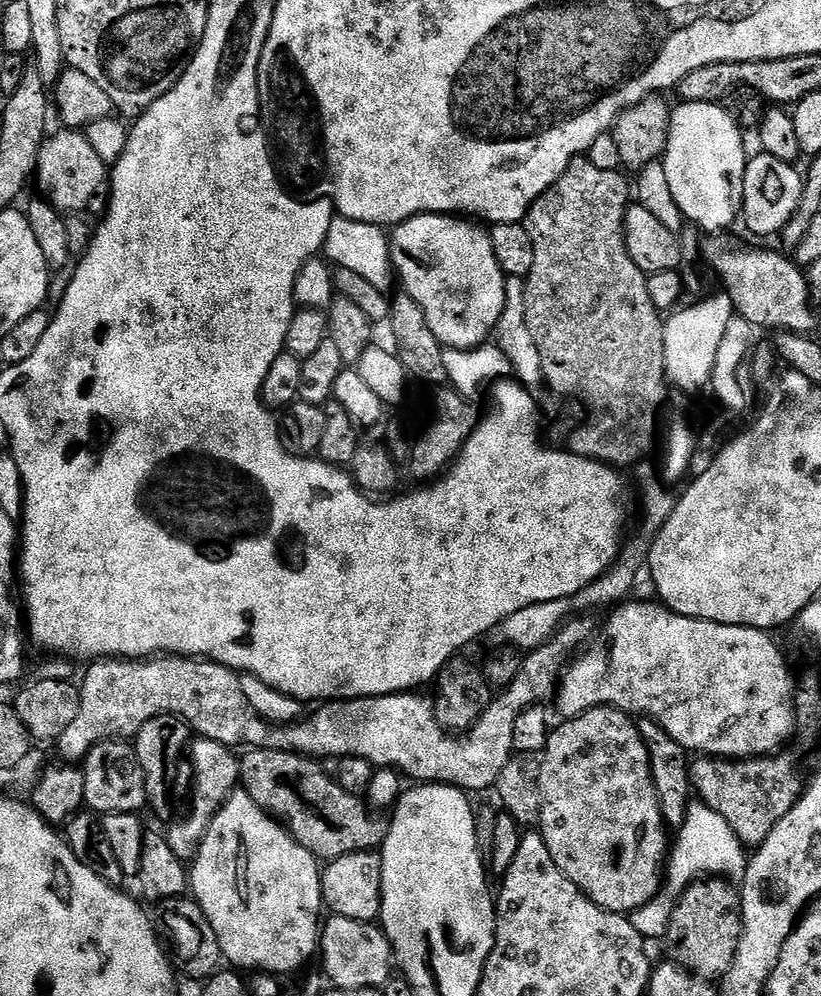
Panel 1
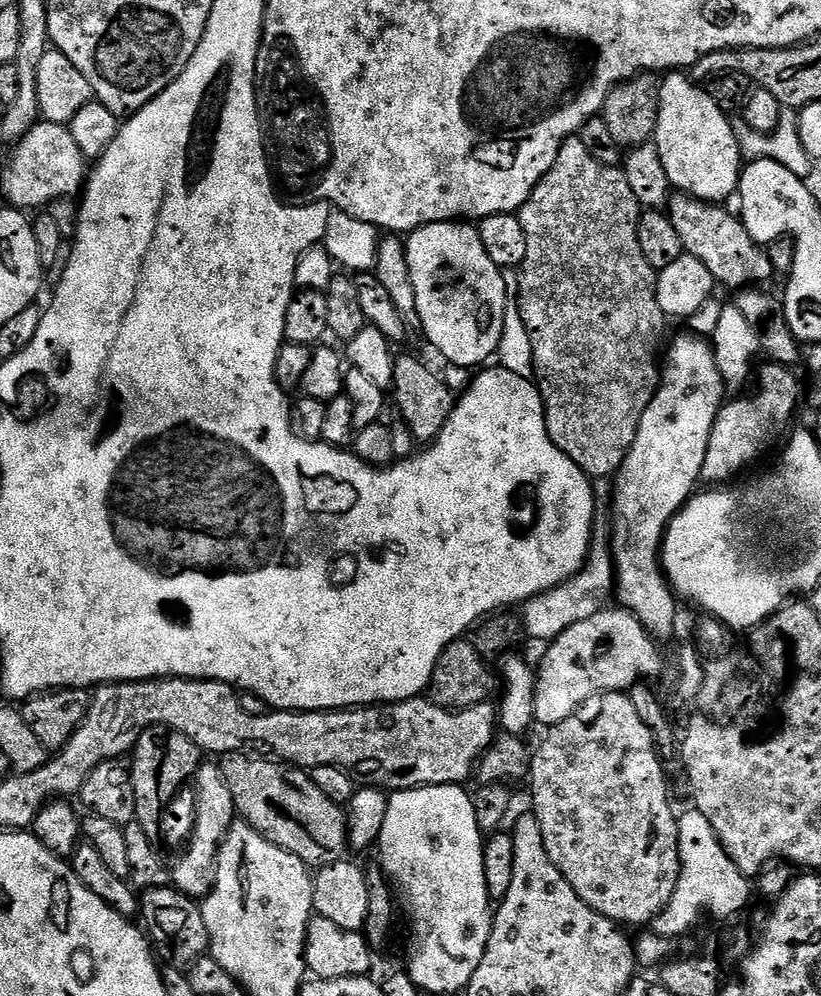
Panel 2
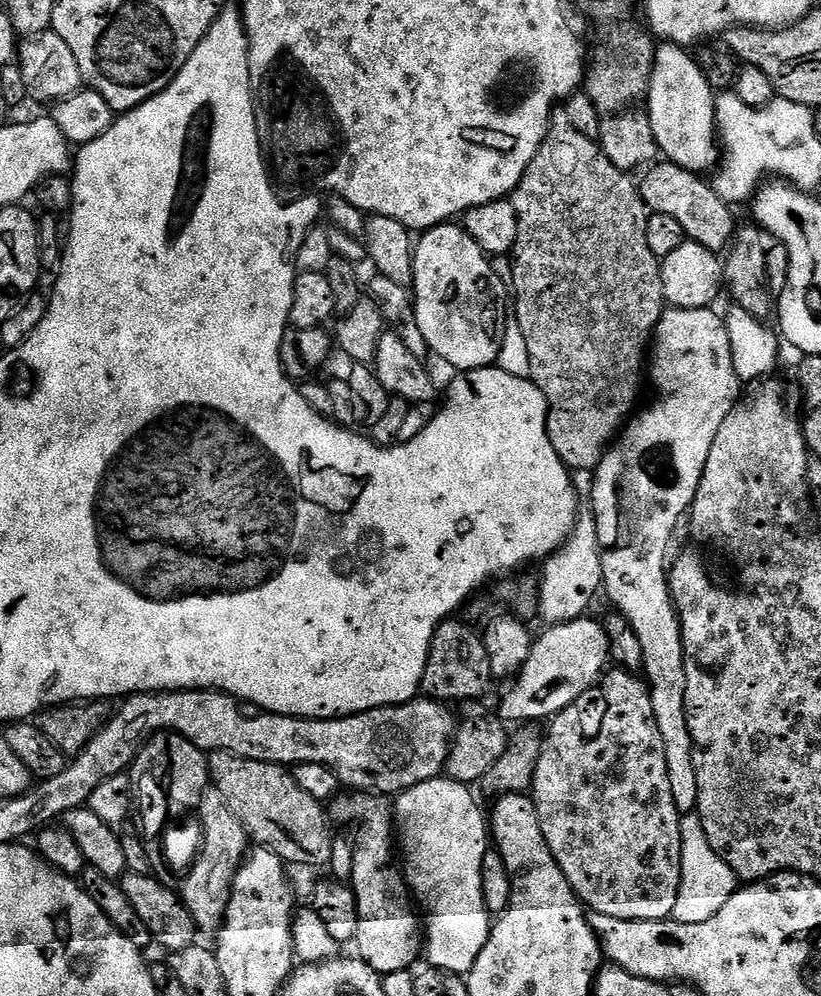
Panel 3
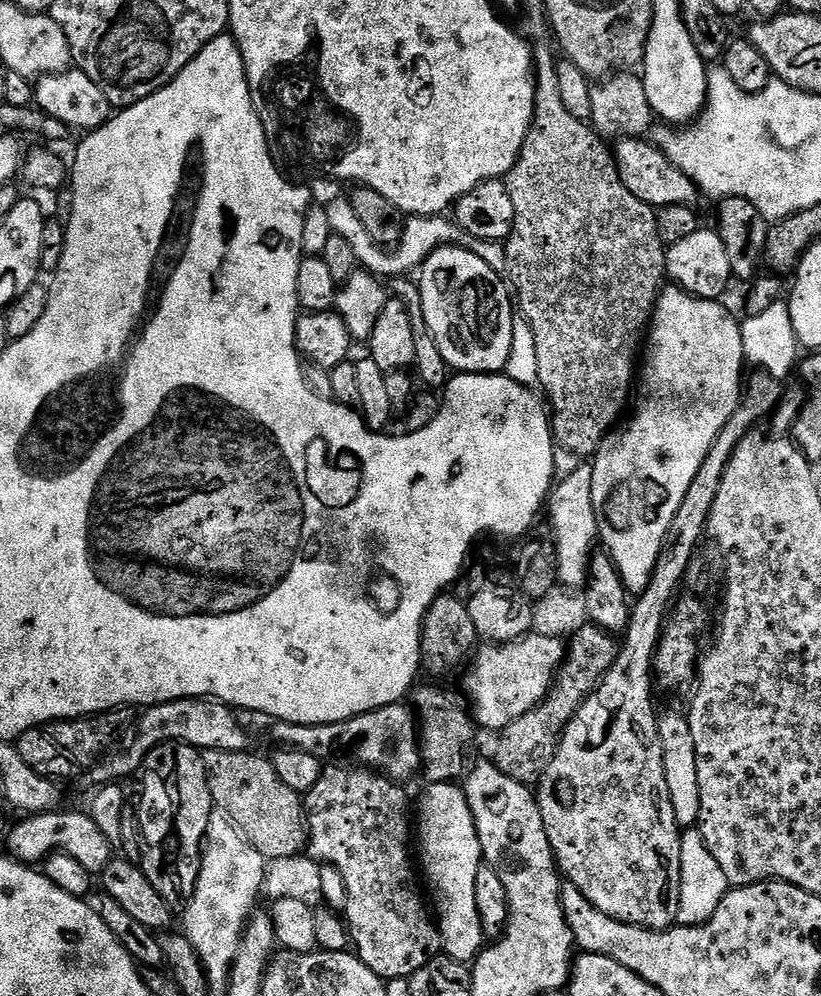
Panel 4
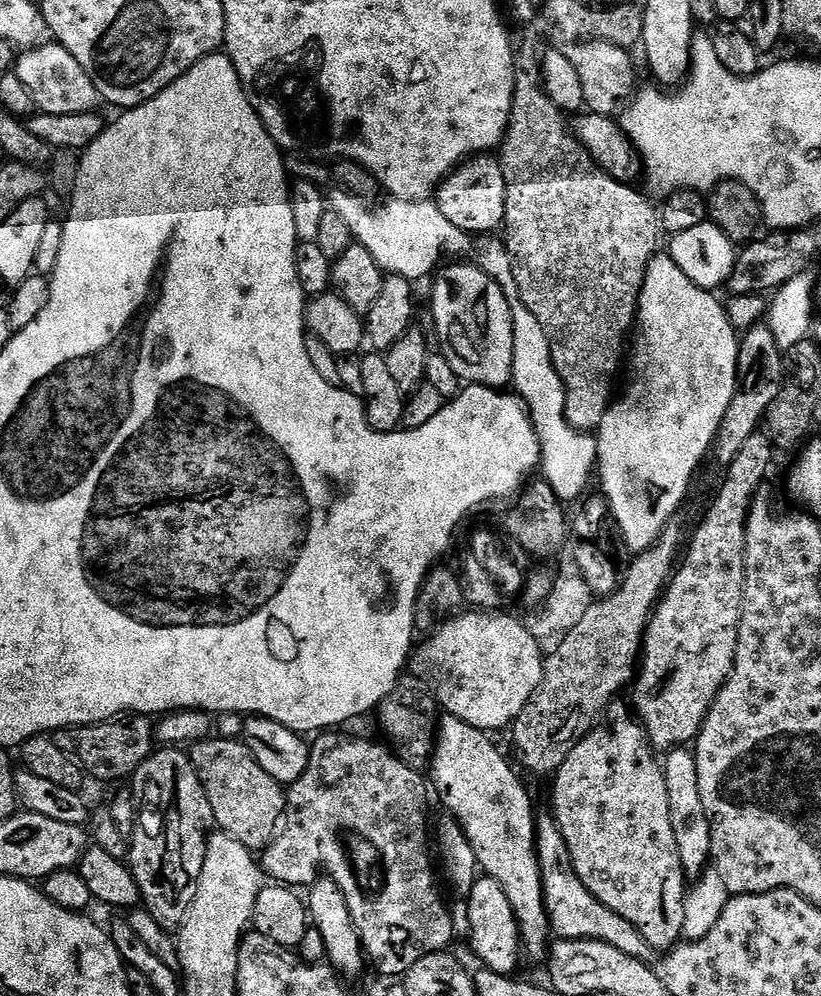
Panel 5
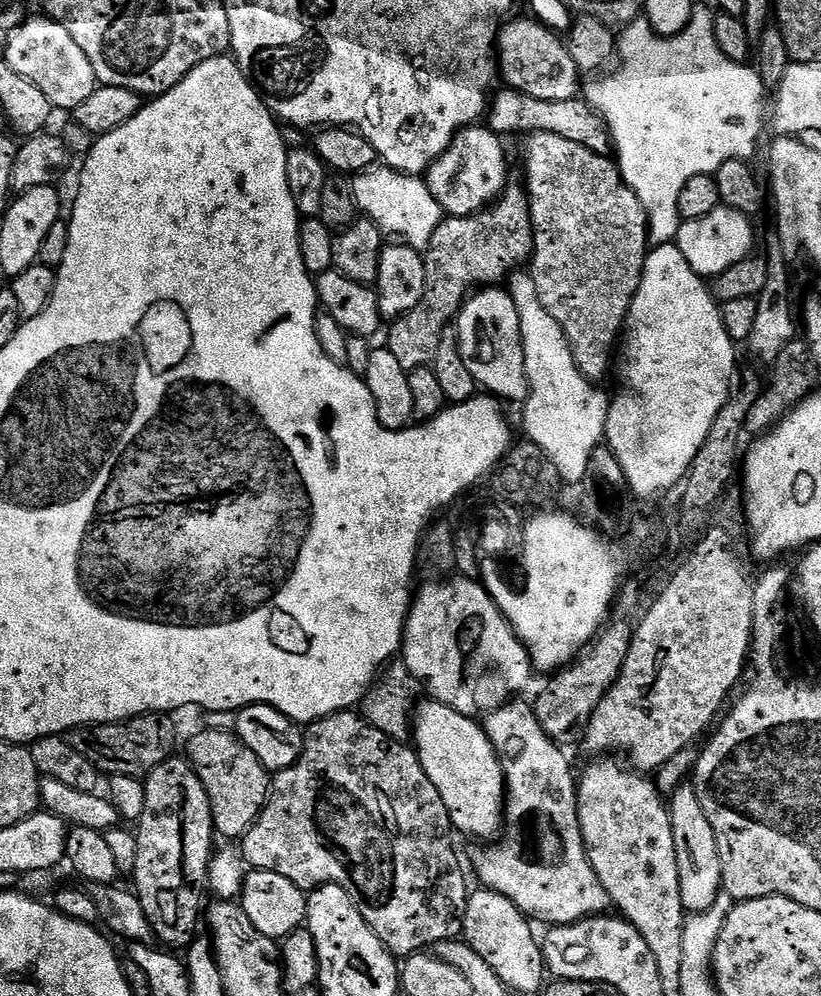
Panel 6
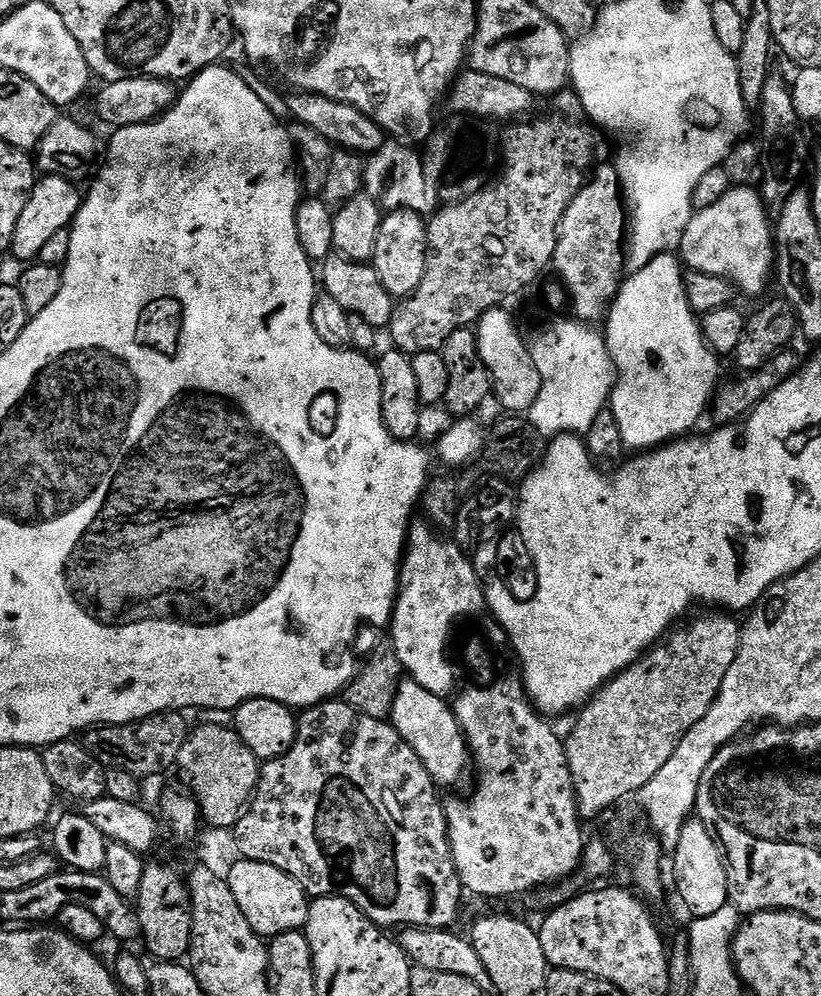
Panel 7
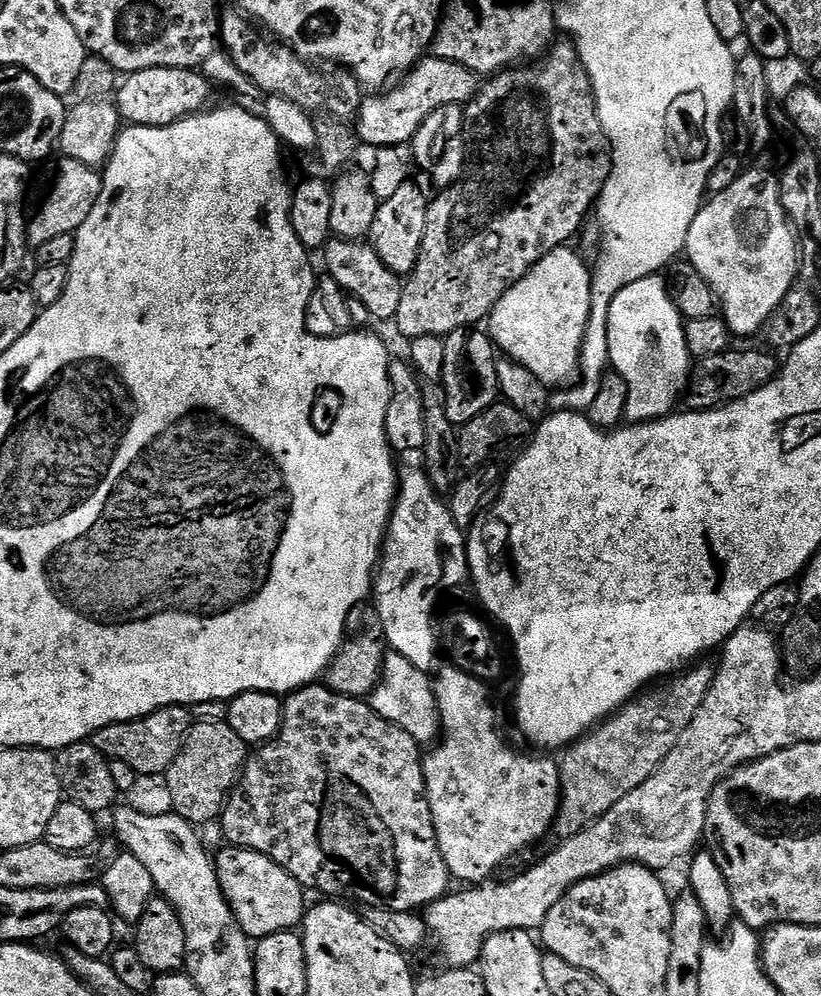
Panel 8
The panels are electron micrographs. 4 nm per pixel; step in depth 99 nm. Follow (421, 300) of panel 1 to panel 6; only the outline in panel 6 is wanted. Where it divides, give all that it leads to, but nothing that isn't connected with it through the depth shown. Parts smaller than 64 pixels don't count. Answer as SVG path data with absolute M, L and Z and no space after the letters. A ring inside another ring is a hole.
M500 286L473 291L460 307L460 313L456 315L454 331L462 362L466 362L470 374L474 374L477 385L485 393L501 401L527 400L526 354L522 350L518 306L514 306L511 292Z

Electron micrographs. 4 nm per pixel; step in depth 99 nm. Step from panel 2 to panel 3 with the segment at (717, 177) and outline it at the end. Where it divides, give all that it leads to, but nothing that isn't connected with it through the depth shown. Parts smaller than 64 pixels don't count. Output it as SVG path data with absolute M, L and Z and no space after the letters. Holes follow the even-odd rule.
M664 42L655 49L646 111L665 161L697 174L711 173L717 167L722 152L716 130L716 96L687 47Z

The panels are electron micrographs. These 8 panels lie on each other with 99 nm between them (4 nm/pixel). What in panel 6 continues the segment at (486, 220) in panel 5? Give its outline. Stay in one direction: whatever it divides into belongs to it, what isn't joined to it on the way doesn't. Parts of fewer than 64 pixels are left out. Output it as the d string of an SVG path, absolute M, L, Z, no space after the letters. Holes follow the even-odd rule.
M469 126L464 128L450 142L450 146L428 167L426 183L430 194L434 194L434 202L438 202L441 213L445 217L473 216L475 212L483 212L489 204L496 203L509 187L508 156L504 153L504 144L499 135L487 126Z

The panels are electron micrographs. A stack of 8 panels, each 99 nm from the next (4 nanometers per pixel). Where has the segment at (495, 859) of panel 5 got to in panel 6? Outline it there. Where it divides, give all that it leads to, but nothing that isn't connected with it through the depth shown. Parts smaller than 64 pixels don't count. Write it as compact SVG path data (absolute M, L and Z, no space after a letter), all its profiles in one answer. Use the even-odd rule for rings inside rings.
M424 698L416 705L414 747L416 753L420 755L422 770L426 770L426 778L434 782L434 787L438 790L442 802L446 802L446 810L450 814L453 829L459 835L461 832L464 836L473 836L474 839L480 840L476 842L488 842L499 837L504 826L506 803L504 775L494 746L484 733L483 727L473 717L458 714L458 710L450 710L450 706L437 700Z

